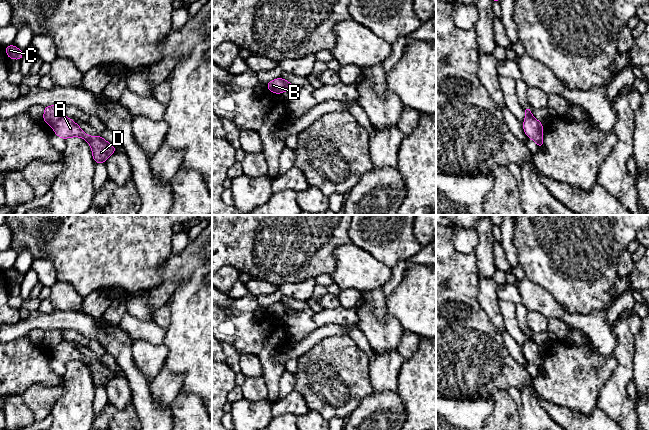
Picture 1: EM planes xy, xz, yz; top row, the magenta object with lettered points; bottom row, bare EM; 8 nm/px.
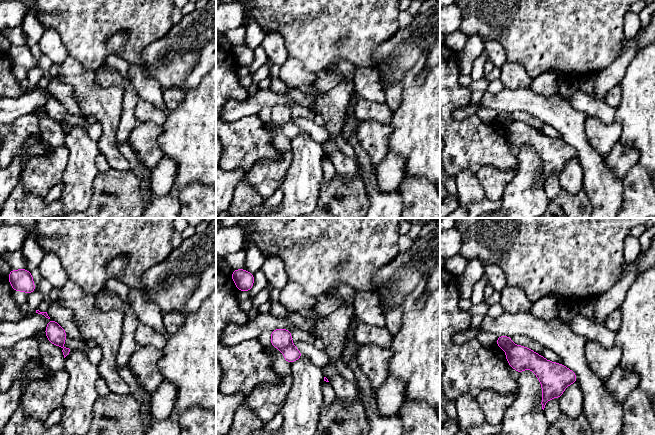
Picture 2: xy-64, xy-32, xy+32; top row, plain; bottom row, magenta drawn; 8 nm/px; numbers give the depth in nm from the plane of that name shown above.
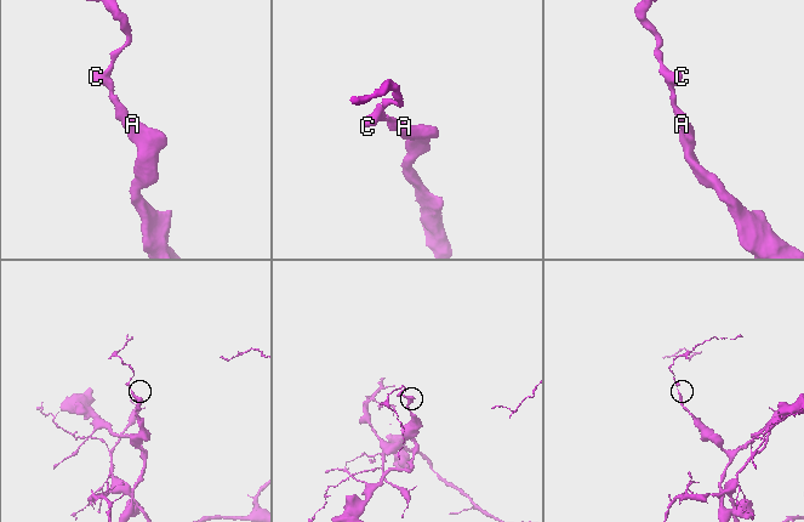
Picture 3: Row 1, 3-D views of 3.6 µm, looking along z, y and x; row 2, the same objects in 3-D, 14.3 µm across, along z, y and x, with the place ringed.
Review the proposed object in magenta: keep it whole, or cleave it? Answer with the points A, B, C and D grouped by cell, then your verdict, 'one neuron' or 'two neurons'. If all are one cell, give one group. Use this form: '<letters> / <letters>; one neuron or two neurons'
A D / B C; two neurons

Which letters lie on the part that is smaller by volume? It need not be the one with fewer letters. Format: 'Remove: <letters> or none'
Remove: B, C

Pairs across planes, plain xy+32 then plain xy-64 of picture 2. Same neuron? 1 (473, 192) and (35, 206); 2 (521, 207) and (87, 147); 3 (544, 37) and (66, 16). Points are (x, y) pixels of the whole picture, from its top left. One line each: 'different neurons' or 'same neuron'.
1: same neuron
2: same neuron
3: same neuron

